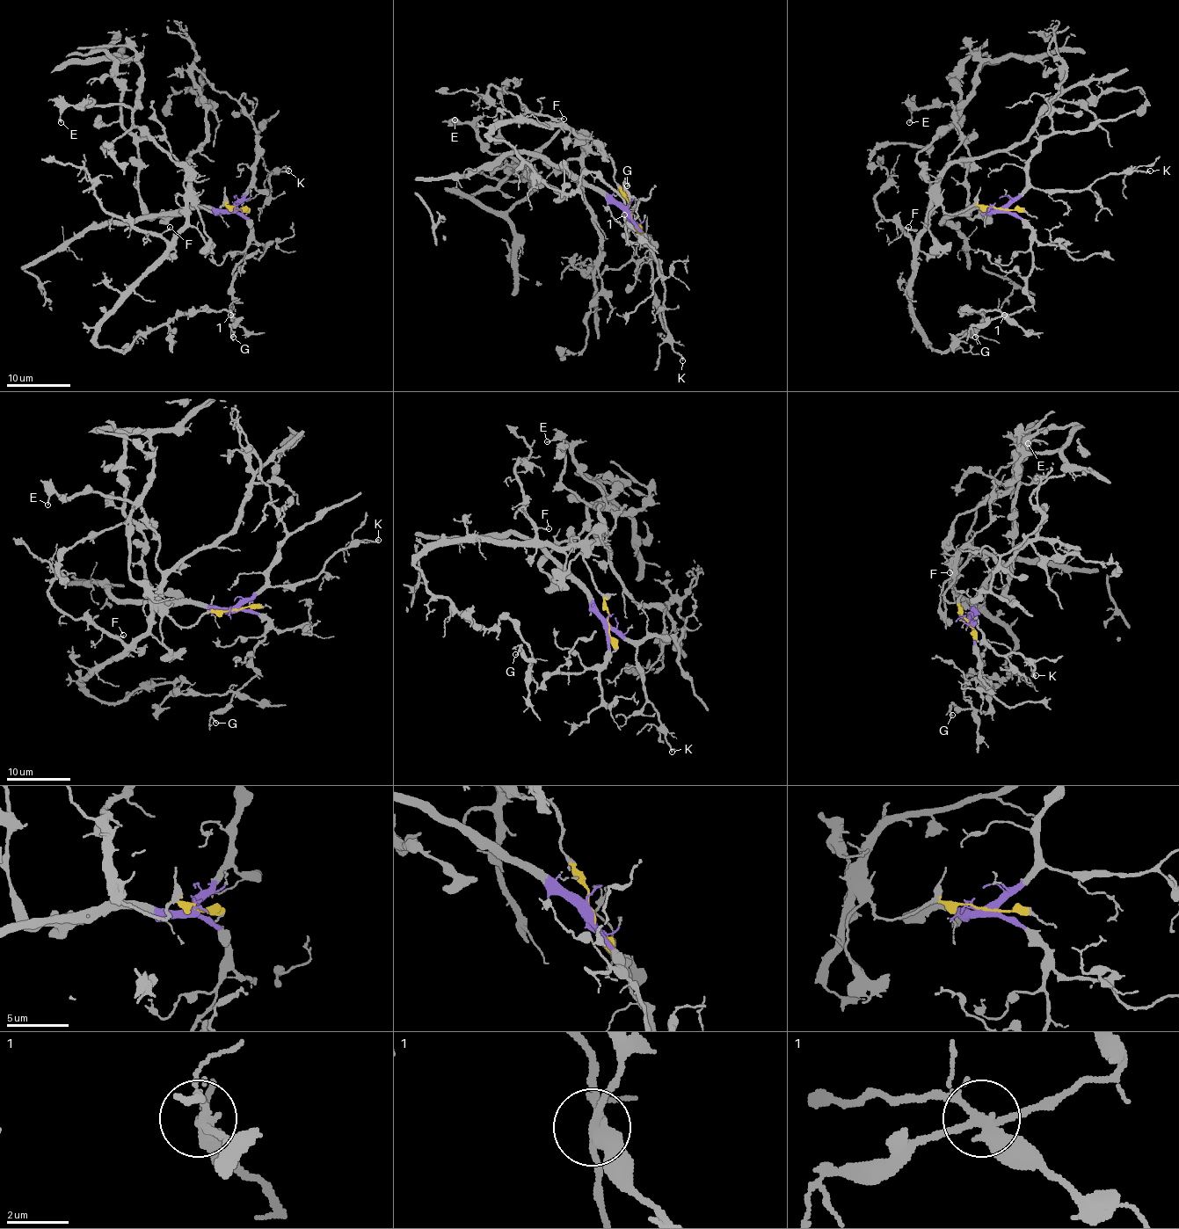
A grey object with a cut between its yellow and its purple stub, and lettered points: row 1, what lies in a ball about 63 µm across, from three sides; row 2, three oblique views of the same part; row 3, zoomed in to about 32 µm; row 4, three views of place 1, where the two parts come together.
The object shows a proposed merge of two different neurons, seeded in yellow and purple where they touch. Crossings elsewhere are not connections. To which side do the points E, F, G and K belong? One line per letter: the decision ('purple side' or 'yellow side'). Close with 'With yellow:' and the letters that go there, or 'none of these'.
E: yellow side
F: yellow side
G: purple side
K: purple side
With yellow: E, F

